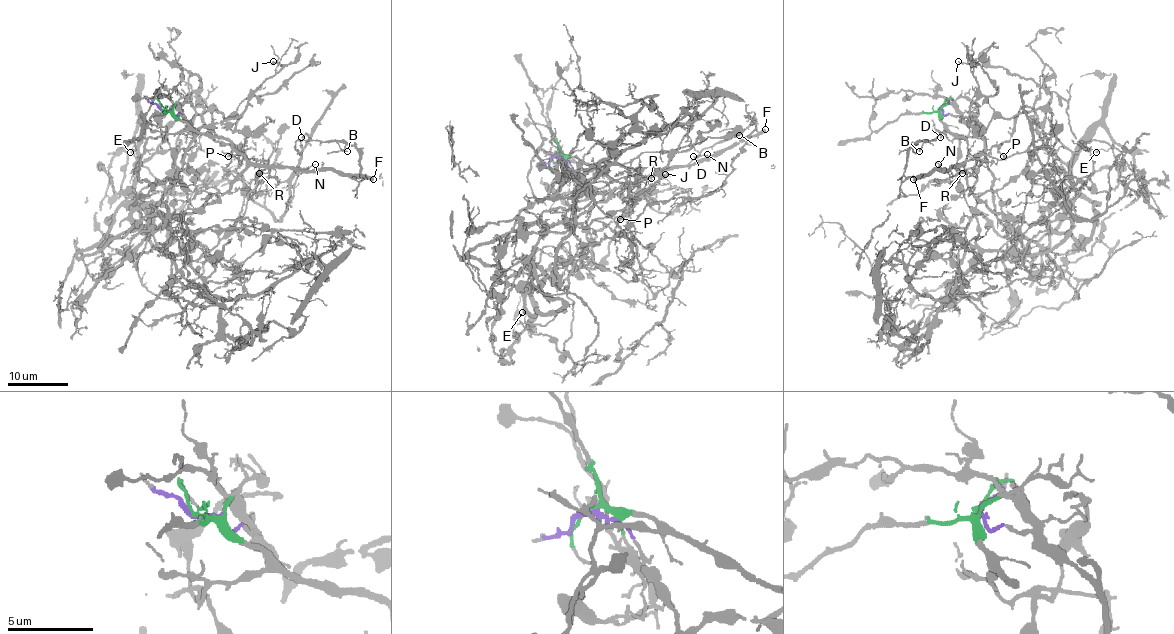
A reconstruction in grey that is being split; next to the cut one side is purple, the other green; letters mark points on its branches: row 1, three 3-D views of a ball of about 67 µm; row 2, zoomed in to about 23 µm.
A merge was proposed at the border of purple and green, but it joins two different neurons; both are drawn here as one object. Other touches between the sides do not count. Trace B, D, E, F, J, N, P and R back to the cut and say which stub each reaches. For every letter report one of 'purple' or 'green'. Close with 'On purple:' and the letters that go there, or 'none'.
B: green
D: green
E: purple
F: green
J: purple
N: green
P: green
R: green
On purple: E, J

